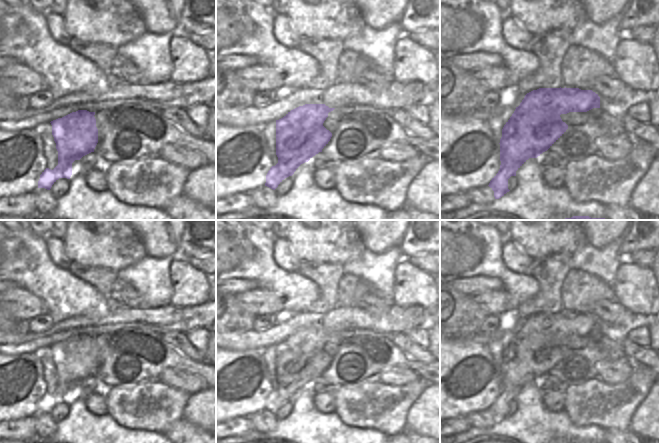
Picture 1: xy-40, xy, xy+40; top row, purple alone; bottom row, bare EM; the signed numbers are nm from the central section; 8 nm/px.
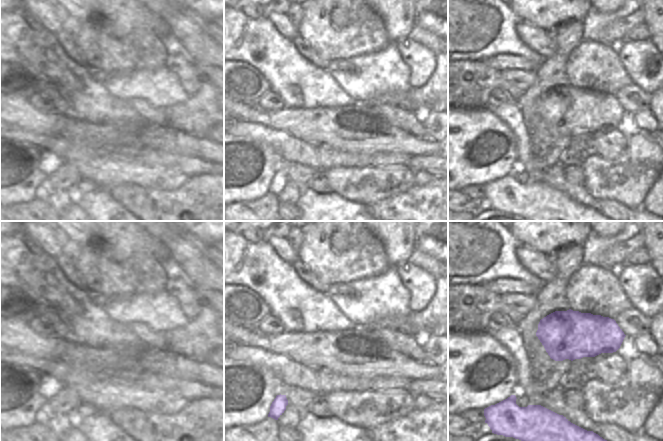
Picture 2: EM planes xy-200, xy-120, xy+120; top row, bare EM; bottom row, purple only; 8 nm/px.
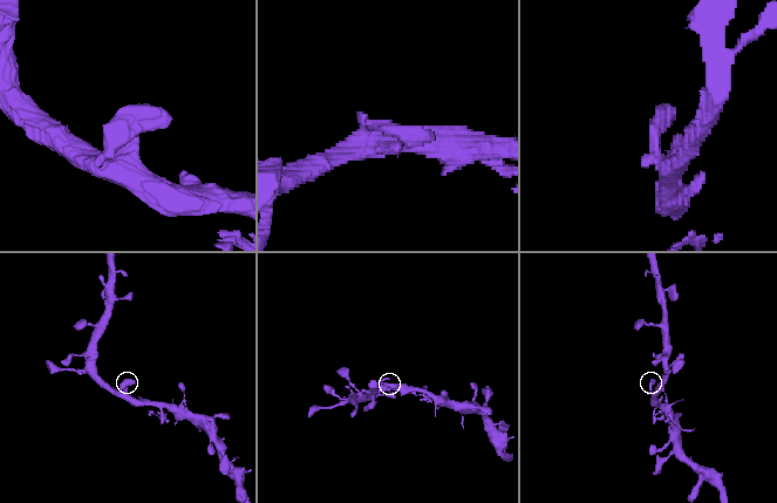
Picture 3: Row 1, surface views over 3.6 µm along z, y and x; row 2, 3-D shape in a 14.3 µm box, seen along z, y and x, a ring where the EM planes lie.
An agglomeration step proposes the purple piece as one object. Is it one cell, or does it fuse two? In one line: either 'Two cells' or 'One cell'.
One cell

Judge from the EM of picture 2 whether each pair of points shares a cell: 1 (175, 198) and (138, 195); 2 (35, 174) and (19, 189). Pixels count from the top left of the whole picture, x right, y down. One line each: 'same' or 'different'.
1: same
2: same

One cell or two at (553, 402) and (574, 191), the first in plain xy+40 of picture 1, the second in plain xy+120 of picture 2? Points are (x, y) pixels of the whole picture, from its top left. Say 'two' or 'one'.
two

